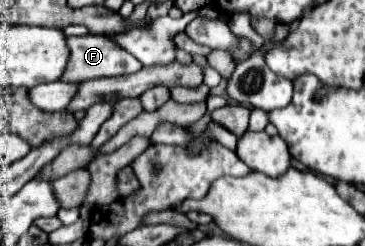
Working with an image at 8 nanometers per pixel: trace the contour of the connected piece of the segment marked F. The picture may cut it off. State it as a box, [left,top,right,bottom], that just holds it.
[61,35,141,83]

